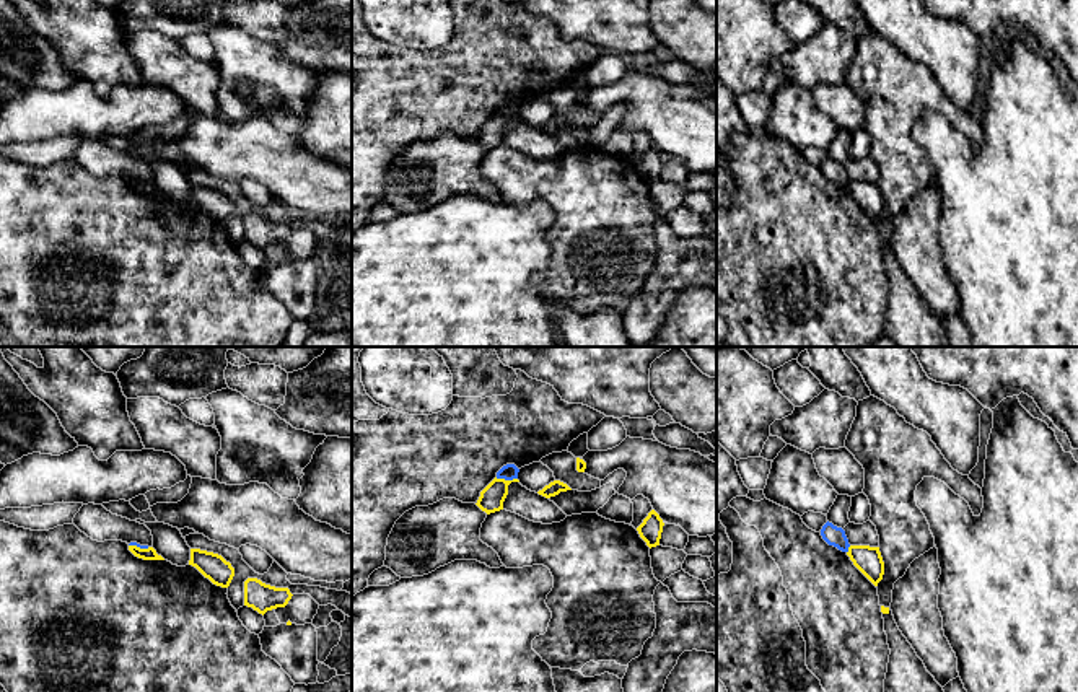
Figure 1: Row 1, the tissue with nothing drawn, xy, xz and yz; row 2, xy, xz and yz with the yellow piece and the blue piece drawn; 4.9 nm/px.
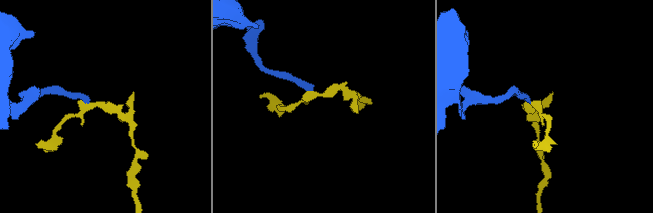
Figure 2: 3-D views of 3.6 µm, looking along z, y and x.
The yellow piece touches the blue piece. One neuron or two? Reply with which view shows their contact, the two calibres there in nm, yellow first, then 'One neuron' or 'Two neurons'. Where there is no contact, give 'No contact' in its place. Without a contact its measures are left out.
Touches yellow in xz. Thickness 120 nm (yellow) against 80 nm. Two neurons

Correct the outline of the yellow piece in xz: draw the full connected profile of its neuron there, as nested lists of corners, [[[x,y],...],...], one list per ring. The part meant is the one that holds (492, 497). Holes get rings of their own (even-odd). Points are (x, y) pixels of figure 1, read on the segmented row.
[[[493,479],[482,492],[477,500],[477,506],[485,511],[487,515],[503,510],[503,501],[508,495],[508,485],[511,482],[519,482],[518,479],[505,480],[505,479]]]

